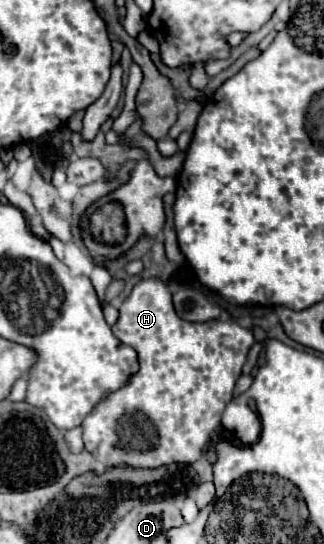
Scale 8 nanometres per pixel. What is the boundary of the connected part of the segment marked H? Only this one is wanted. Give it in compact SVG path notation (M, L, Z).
M159 279L139 281L131 295L119 307L119 321L113 325L115 337L133 347L139 355L139 371L131 381L103 399L83 421L85 449L107 467L131 465L131 467L161 467L169 463L193 463L203 455L213 435L221 429L221 413L233 397L235 381L241 375L245 357L255 343L253 333L243 329L233 319L229 321L205 321L189 323L177 317L171 293Z

